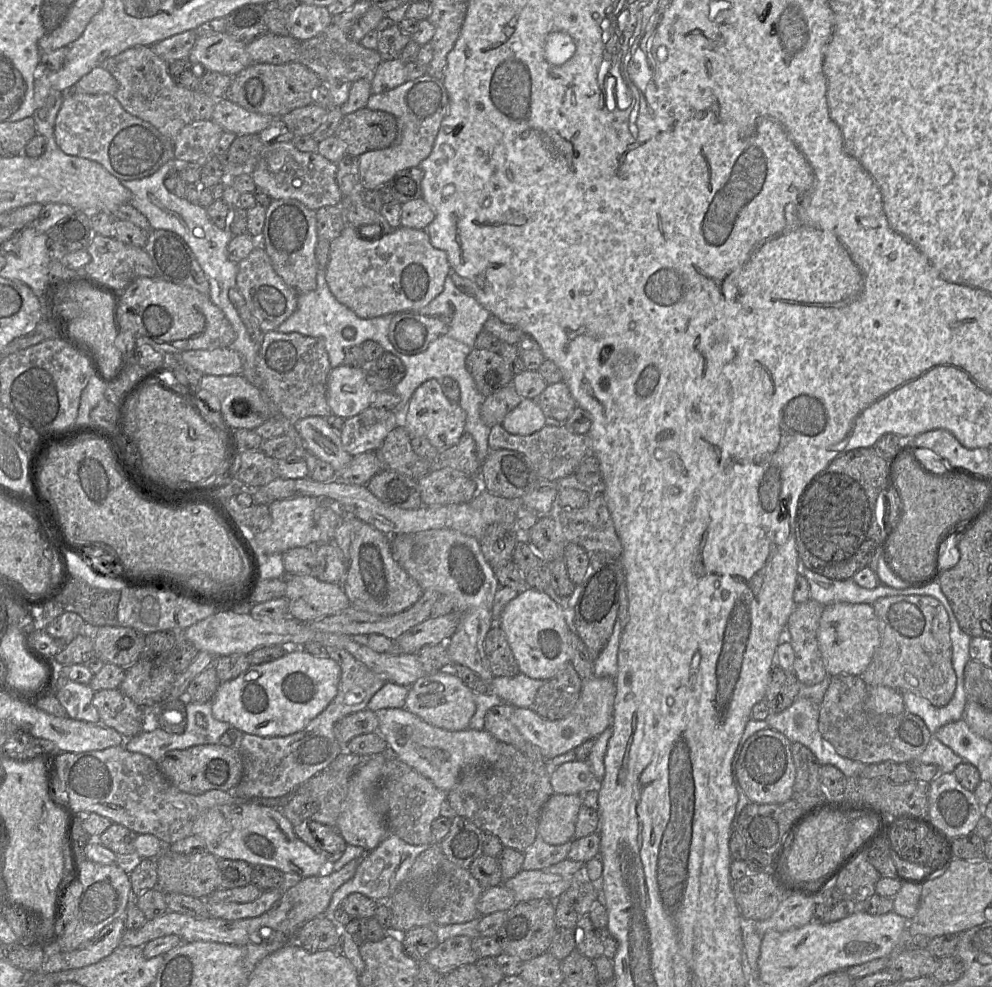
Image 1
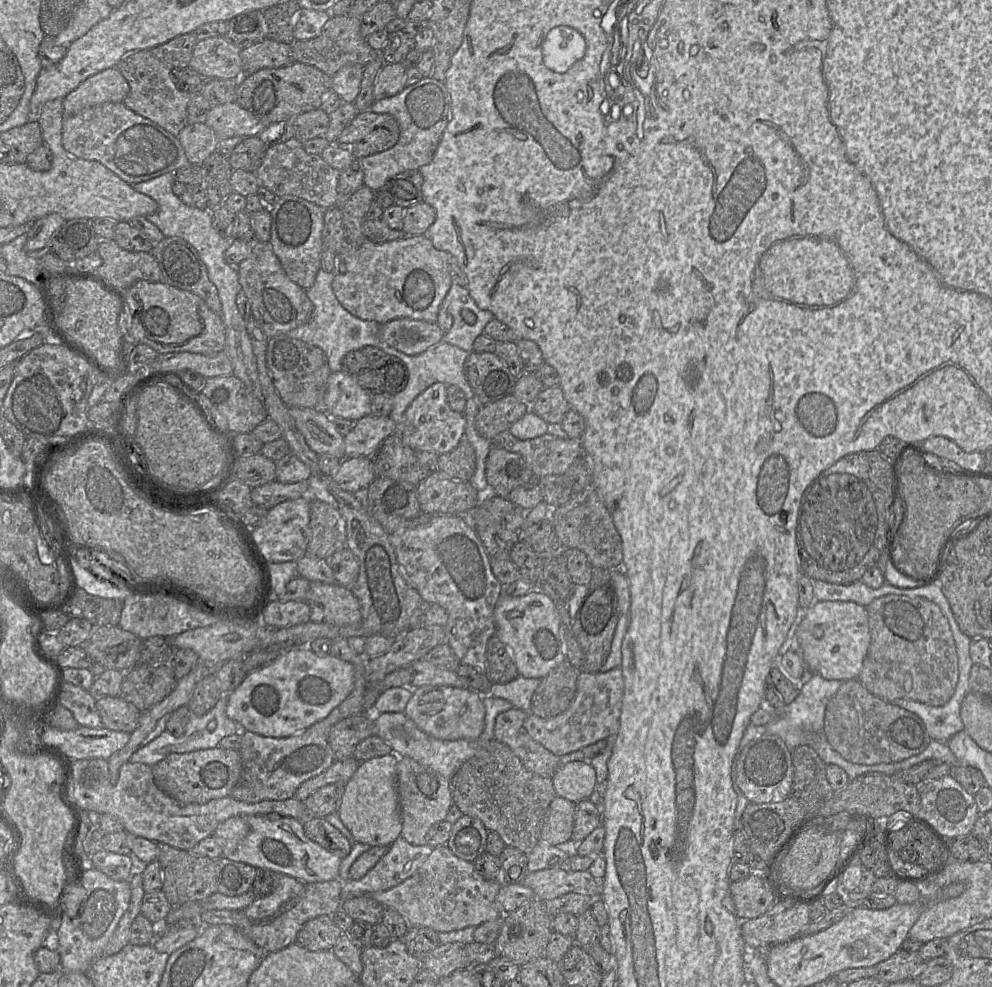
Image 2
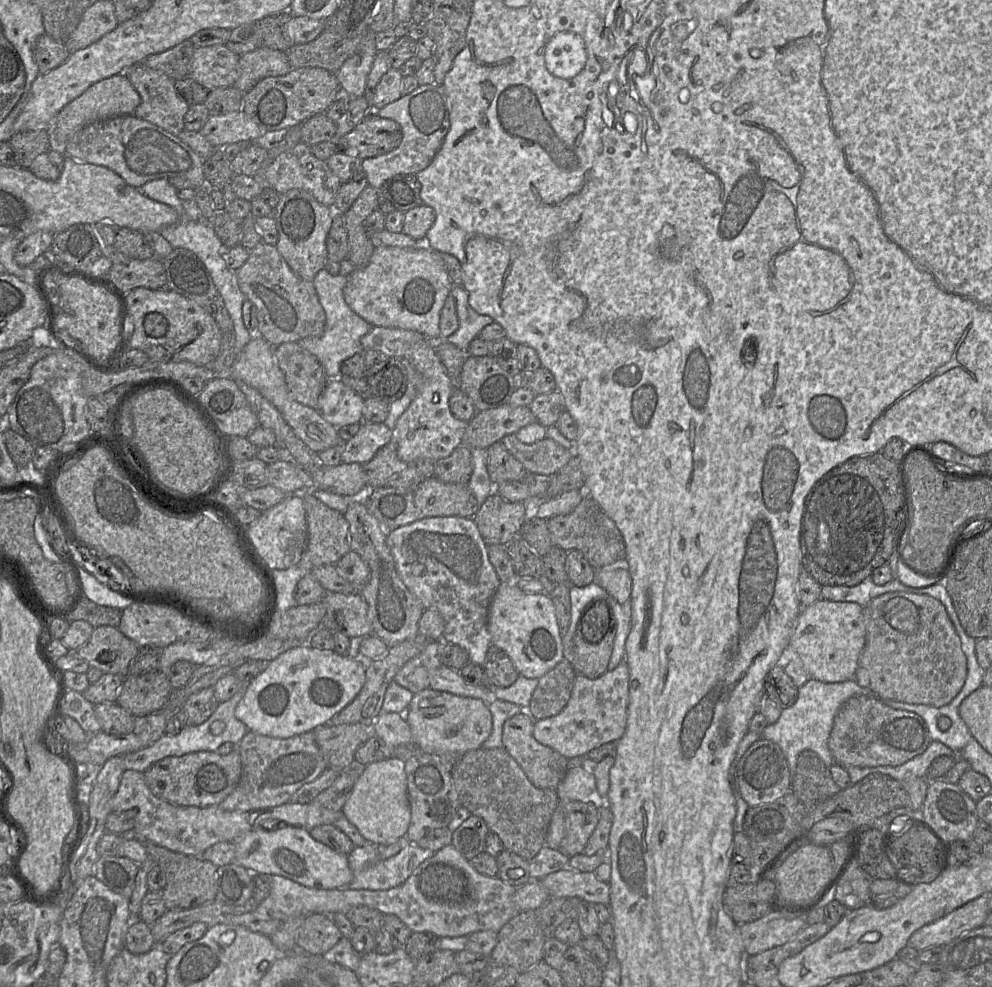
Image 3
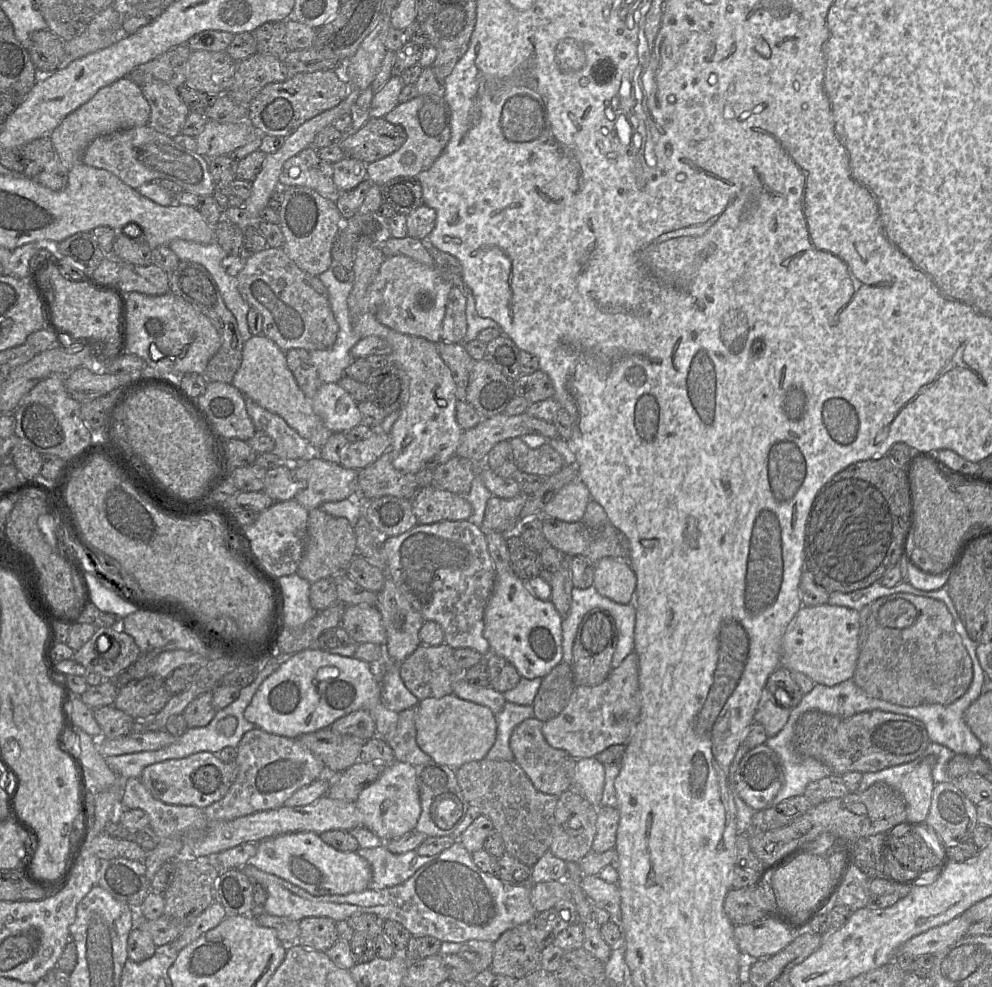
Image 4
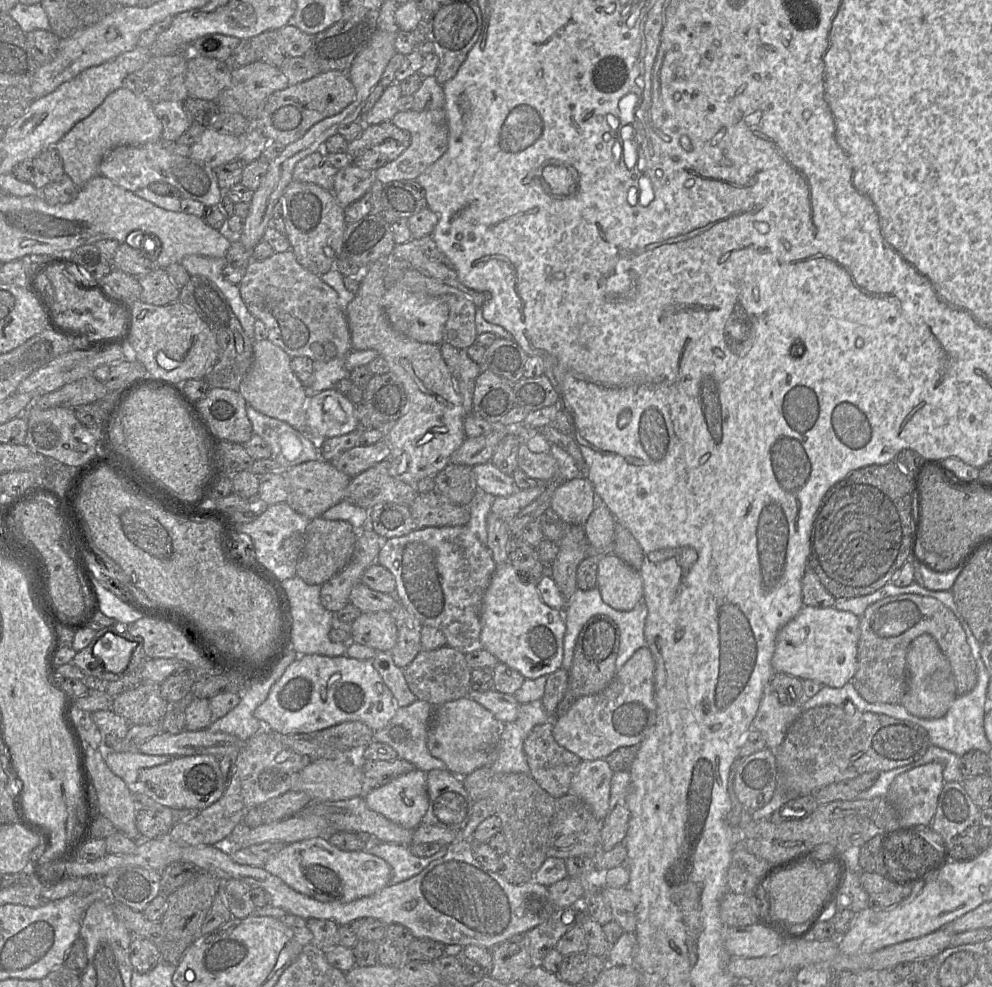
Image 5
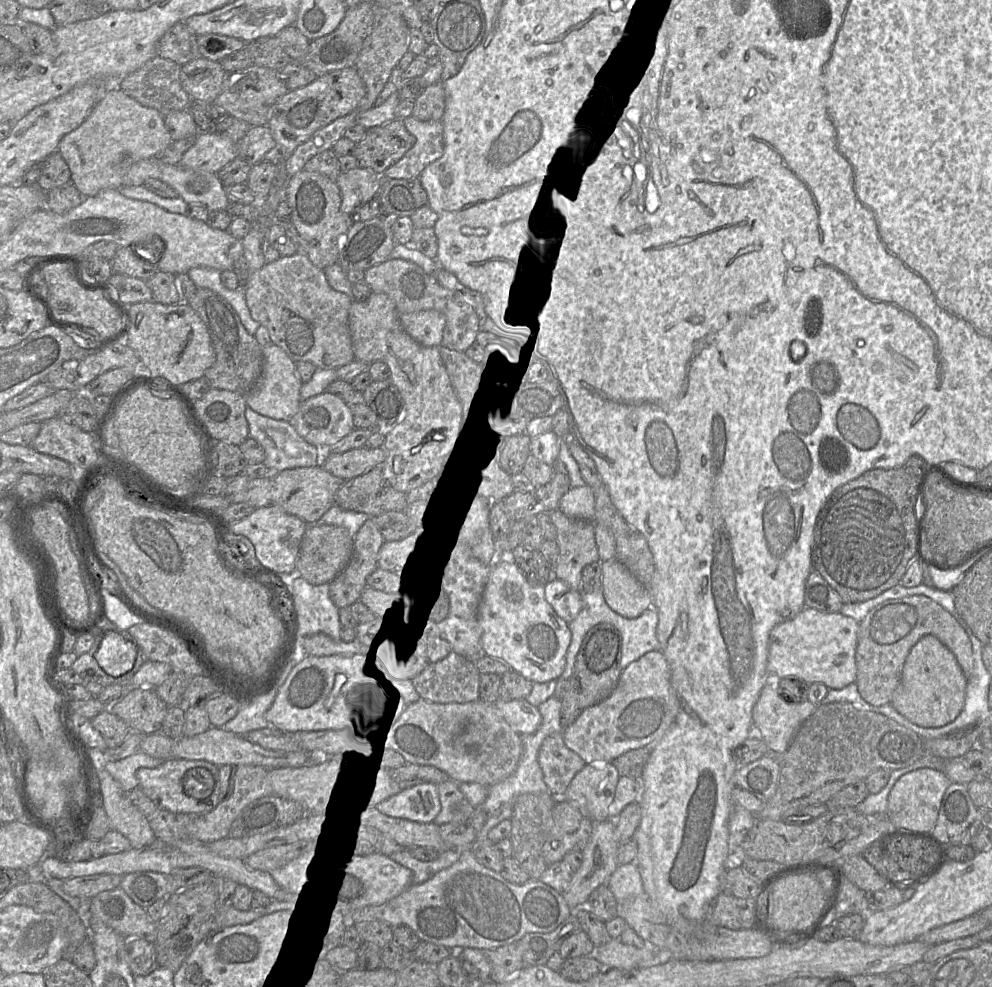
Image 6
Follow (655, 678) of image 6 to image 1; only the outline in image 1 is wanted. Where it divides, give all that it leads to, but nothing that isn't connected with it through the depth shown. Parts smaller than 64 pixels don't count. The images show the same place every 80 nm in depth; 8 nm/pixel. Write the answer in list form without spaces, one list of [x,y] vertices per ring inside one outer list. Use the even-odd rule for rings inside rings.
[[[596,677],[582,679],[579,699],[572,711],[559,720],[540,717],[531,708],[514,708],[511,722],[520,734],[538,748],[545,760],[575,749],[588,739],[596,739],[613,722],[616,684],[614,678]]]

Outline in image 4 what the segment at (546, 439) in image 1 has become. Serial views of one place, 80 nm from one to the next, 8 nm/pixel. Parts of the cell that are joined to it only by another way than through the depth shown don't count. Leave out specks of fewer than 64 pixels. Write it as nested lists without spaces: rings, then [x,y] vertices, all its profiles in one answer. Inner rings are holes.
[[[520,437],[511,438],[508,441],[515,464],[521,472],[550,477],[565,465],[562,456],[547,442],[533,449],[528,447]]]

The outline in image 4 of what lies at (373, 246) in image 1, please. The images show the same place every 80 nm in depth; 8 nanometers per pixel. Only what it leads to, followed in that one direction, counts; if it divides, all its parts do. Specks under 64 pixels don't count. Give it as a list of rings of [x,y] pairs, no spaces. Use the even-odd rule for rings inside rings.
[[[404,255],[386,256],[368,287],[369,310],[381,324],[396,332],[438,343],[442,340],[442,322],[452,287],[434,267]]]

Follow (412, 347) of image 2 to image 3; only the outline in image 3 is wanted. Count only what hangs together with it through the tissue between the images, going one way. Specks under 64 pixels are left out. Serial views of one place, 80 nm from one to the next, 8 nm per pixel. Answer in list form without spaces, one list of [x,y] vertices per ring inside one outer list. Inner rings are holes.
[[[373,326],[361,338],[364,350],[376,350],[385,357],[404,357],[417,342],[426,339],[425,336],[413,330],[401,328]]]

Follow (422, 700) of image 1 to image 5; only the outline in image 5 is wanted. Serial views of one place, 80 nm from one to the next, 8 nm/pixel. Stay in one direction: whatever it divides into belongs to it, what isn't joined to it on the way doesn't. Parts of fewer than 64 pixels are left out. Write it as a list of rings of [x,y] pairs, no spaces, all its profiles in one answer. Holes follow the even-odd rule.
[[[460,698],[435,706],[427,736],[427,747],[432,756],[442,760],[446,769],[456,776],[466,776],[487,765],[488,755],[495,749],[503,722],[481,704]]]

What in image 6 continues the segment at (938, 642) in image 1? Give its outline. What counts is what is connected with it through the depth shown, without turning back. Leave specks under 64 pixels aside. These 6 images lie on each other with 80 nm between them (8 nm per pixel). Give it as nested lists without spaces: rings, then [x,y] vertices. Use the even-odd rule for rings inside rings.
[[[922,594],[891,598],[873,607],[859,622],[855,682],[859,694],[867,703],[881,706],[891,702],[911,648],[927,634],[937,637],[955,655],[965,677],[970,677],[974,666],[972,643],[956,618]]]

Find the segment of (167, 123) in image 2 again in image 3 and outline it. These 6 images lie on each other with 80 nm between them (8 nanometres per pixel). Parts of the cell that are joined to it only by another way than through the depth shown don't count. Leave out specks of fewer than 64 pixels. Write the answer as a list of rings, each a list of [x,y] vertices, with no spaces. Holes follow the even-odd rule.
[[[144,62],[138,63],[126,70],[125,75],[139,93],[141,102],[135,109],[134,115],[178,136],[184,130],[184,116],[189,105],[178,94],[174,80],[161,71],[148,67]]]

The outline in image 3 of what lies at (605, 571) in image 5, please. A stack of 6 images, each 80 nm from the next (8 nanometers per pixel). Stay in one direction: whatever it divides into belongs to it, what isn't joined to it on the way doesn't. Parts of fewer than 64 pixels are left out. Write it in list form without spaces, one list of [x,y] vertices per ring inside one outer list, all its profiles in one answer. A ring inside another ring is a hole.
[[[626,559],[597,570],[596,582],[618,603],[630,602],[632,579]]]

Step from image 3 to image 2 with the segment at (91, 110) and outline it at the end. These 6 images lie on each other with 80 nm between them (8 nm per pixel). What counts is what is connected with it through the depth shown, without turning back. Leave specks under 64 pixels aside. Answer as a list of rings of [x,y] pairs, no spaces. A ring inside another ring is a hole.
[[[108,68],[84,80],[63,99],[63,119],[84,109],[103,104],[121,103],[130,87],[117,68]]]

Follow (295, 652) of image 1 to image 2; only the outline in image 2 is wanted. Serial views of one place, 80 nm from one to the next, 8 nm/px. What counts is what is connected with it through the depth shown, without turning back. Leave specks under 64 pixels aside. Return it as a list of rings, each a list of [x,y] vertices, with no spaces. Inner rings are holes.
[[[298,646],[285,651],[270,665],[257,671],[247,673],[242,683],[228,695],[228,703],[226,707],[227,716],[239,722],[247,731],[257,733],[267,737],[289,737],[312,726],[314,723],[324,719],[329,713],[338,706],[352,691],[354,685],[355,667],[346,661],[338,659],[332,655],[318,656],[307,646]]]

